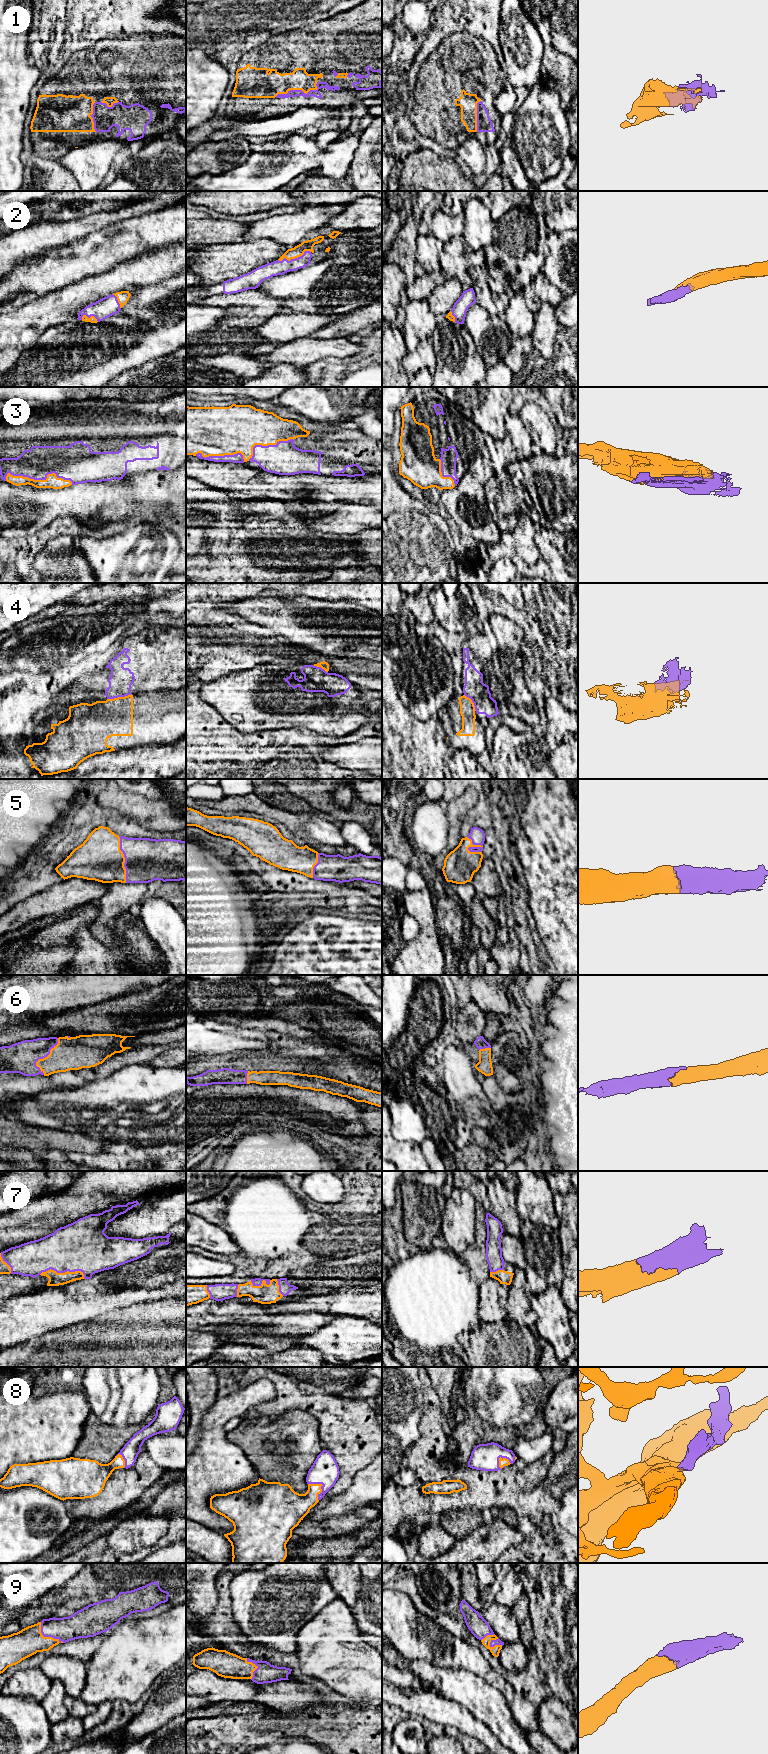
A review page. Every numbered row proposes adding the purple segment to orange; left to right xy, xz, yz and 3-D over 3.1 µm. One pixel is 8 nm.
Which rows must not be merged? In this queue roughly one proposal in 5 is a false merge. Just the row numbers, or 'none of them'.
4

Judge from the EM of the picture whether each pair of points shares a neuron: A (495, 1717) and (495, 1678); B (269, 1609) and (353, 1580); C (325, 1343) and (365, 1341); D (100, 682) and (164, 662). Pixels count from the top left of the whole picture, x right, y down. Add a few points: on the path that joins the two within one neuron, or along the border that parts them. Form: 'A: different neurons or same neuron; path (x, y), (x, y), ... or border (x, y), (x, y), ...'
A: different neurons; border (475, 1675), (493, 1686), (504, 1698), (508, 1708)
B: same neuron; path (290, 1590), (332, 1590)
C: same neuron; path (335, 1341), (355, 1341)
D: same neuron; path (116, 680), (133, 663), (148, 663)

